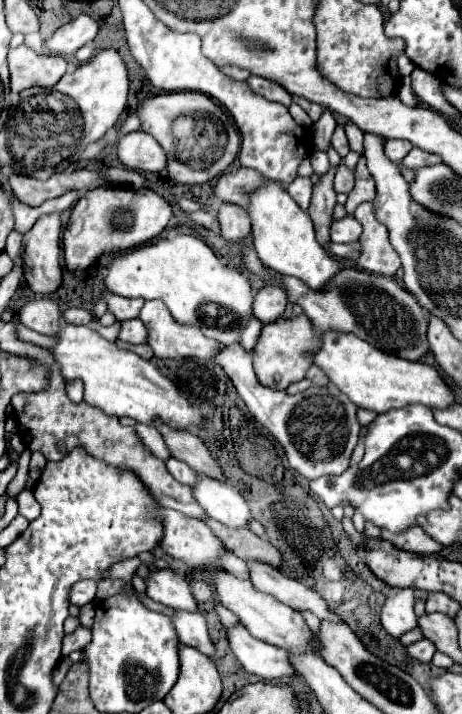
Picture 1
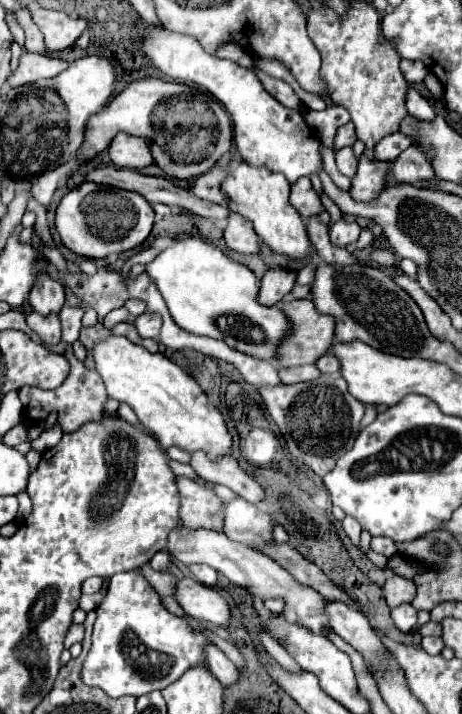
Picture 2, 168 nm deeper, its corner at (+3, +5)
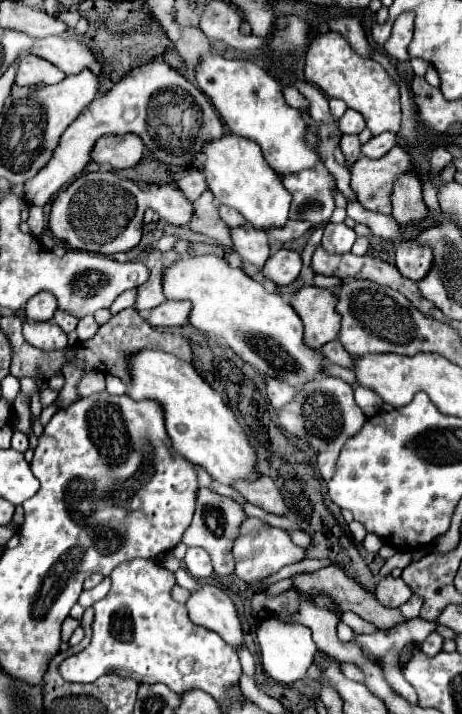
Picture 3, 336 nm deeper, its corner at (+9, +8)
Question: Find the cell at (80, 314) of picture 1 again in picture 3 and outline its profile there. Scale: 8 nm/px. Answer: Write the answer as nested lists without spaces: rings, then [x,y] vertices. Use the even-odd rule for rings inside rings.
[[[56,310],[56,314],[54,314],[54,322],[68,334],[68,332],[72,332],[72,330],[76,328],[78,318],[74,318],[74,316],[68,314],[68,312],[60,312],[60,310]]]

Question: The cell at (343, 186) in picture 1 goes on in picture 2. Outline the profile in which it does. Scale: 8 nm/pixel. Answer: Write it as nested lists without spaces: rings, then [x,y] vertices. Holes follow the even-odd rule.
[[[342,147],[340,151],[336,151],[336,165],[338,169],[346,175],[346,177],[354,177],[356,175],[356,167],[358,167],[358,157],[354,157],[352,147]]]

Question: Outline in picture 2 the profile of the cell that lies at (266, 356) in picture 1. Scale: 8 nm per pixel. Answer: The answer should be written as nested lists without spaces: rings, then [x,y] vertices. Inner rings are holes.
[[[294,299],[290,303],[284,303],[282,311],[292,321],[292,333],[290,333],[288,339],[284,339],[282,347],[278,349],[276,363],[282,365],[282,367],[298,367],[298,365],[306,365],[306,363],[318,361],[332,347],[334,325],[336,325],[334,317],[318,313],[314,303],[312,303],[312,299]]]

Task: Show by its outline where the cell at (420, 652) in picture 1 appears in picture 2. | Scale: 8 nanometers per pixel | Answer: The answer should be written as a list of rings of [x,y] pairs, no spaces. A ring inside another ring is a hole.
[[[422,637],[420,645],[422,645],[422,649],[424,649],[426,653],[430,653],[430,655],[440,655],[440,651],[444,649],[442,637]]]

